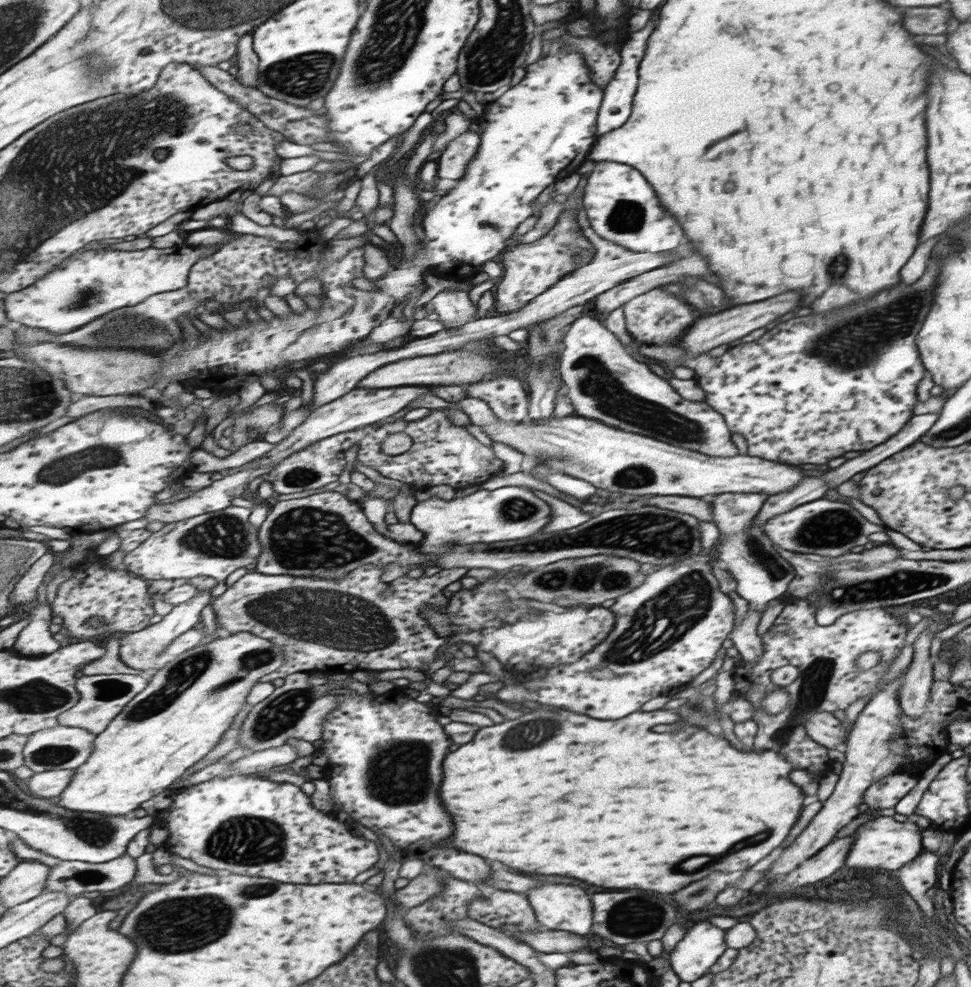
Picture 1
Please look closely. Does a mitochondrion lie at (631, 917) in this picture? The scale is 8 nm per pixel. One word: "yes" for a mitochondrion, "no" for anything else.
yes

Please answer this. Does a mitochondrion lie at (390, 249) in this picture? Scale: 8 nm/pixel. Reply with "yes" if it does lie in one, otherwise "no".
no

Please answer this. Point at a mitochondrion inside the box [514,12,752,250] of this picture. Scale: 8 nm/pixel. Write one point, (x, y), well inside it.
(626, 217)

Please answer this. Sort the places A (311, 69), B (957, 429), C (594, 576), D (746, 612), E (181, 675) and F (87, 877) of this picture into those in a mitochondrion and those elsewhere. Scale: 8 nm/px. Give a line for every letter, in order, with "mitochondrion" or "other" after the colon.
A: mitochondrion
B: mitochondrion
C: mitochondrion
D: other
E: mitochondrion
F: mitochondrion

